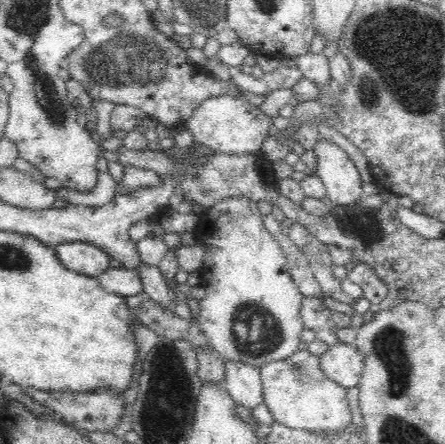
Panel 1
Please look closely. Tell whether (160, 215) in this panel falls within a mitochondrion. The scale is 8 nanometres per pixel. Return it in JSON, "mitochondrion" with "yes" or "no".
{"mitochondrion":"no"}

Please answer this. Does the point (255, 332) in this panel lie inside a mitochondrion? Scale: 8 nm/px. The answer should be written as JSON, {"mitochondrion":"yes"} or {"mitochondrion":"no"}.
{"mitochondrion":"yes"}

